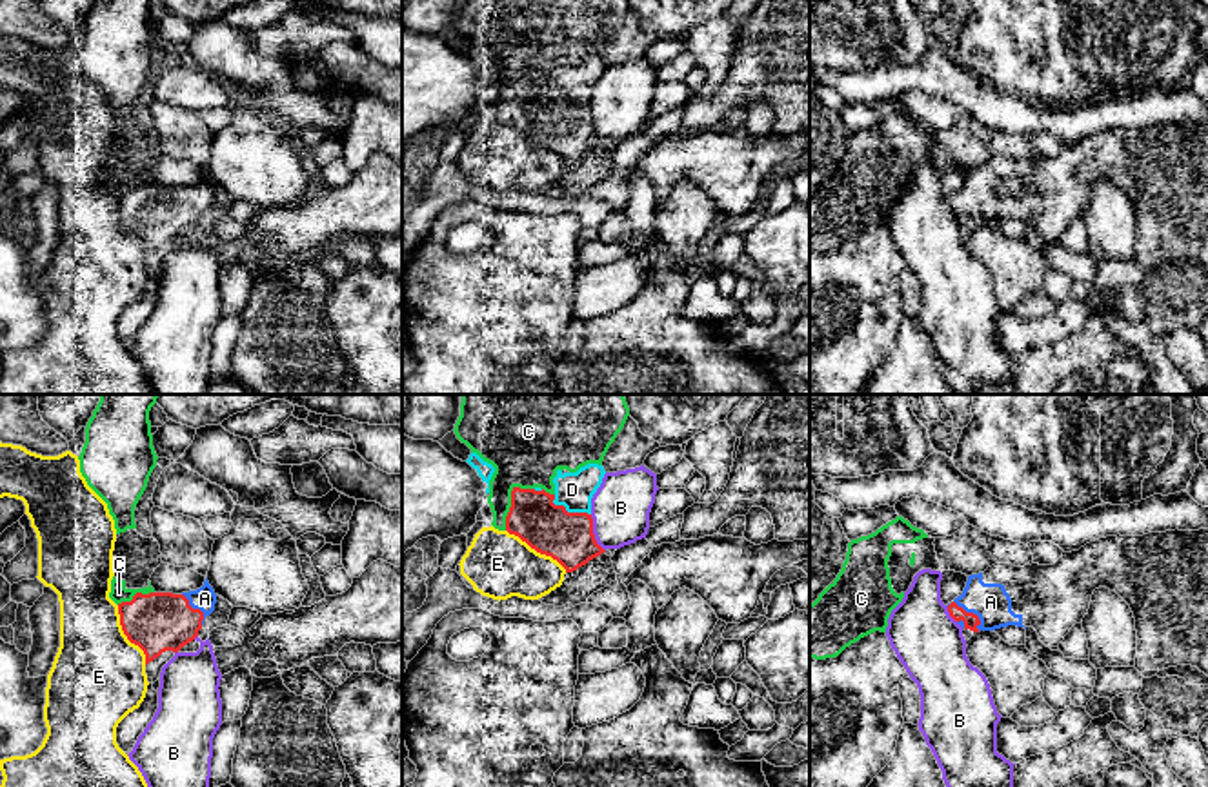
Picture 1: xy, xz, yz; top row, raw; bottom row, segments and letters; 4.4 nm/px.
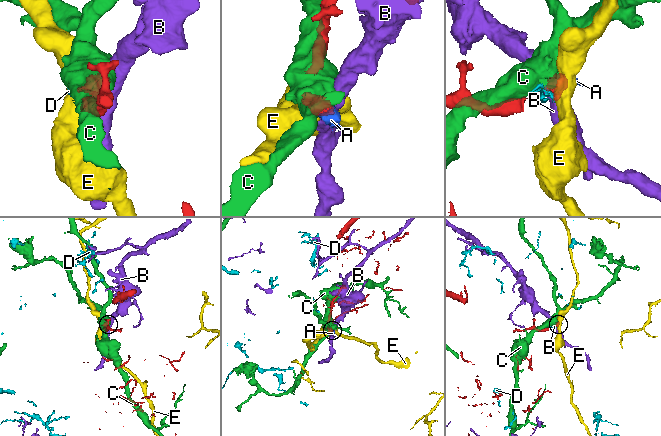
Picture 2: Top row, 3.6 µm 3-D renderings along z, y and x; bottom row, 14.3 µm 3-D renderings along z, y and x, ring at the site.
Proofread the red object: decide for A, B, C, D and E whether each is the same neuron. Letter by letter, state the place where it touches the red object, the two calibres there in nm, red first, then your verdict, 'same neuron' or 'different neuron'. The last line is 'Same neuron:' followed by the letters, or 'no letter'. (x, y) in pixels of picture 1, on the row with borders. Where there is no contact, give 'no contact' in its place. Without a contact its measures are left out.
A: yz (972, 613) | 70/170 nm | same neuron
B: xz (592, 533) | 220/260 nm | different neuron
C: xz (512, 500) | 220/340 nm | different neuron
D: xz (566, 511) | 220/160 nm | different neuron
E: xy (126, 635) | 260/420 nm | different neuron
Same neuron: A

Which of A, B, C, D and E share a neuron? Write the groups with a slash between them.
A / B / C / D / E

